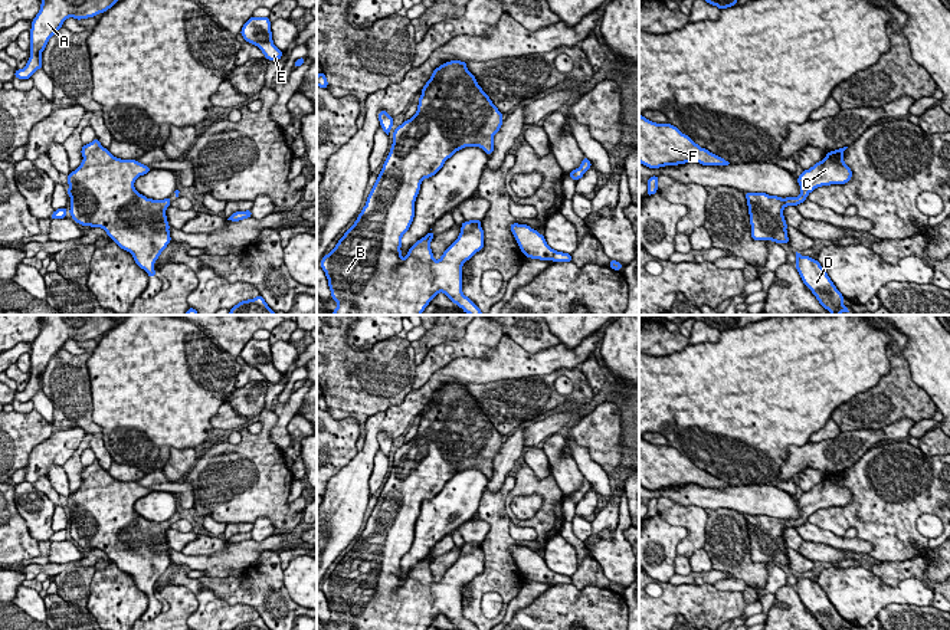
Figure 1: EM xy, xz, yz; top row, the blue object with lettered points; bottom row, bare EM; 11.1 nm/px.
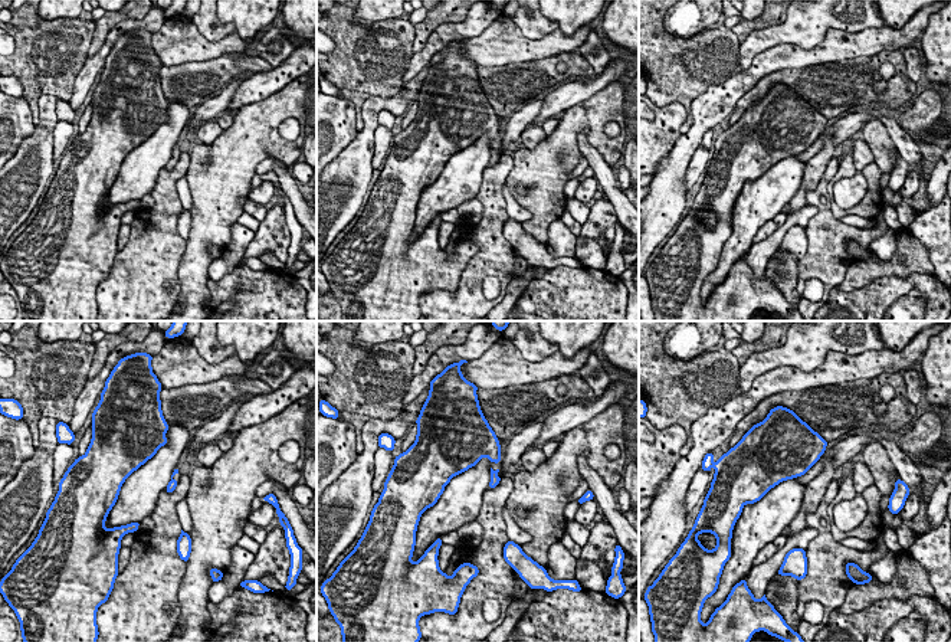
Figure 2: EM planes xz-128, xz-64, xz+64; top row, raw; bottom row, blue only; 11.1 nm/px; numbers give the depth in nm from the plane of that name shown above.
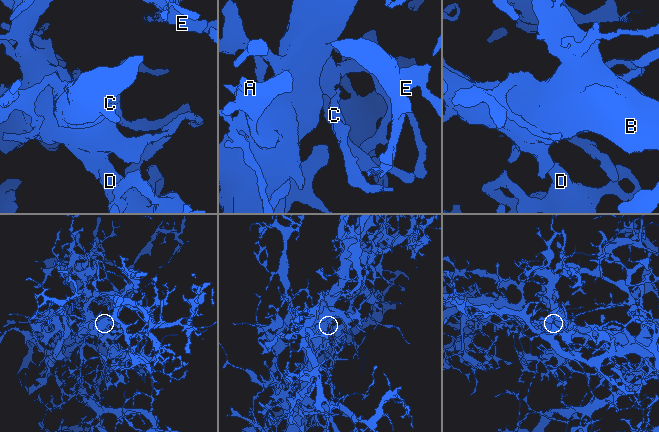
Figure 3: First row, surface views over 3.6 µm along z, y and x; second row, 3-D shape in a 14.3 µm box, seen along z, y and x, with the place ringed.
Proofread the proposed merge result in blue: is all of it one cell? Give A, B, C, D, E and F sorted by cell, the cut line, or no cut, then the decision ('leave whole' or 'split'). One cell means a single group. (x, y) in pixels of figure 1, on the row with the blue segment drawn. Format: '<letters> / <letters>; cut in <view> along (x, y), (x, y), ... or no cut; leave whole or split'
A B C D E F; no cut; leave whole

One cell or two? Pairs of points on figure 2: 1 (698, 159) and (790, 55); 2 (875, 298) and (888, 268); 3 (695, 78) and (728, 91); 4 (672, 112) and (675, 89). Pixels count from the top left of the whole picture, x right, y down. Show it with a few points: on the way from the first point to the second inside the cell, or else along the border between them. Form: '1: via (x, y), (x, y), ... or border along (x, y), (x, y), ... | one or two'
1: border along (699, 144), (685, 176) | two
2: border along (917, 272), (908, 277), (876, 277), (852, 290) | two
3: border along (741, 69), (711, 84), (689, 110) | two
4: border along (653, 104), (679, 102), (686, 114), (682, 133) | two

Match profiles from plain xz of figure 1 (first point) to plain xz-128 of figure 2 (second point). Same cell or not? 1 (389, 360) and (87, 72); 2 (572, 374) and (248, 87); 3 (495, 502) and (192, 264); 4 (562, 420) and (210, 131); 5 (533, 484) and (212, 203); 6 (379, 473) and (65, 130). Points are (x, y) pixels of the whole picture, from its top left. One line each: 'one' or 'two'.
1: two
2: two
3: two
4: two
5: one
6: one

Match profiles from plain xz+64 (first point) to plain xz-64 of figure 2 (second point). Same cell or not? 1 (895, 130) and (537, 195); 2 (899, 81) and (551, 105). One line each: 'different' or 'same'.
1: different
2: different

